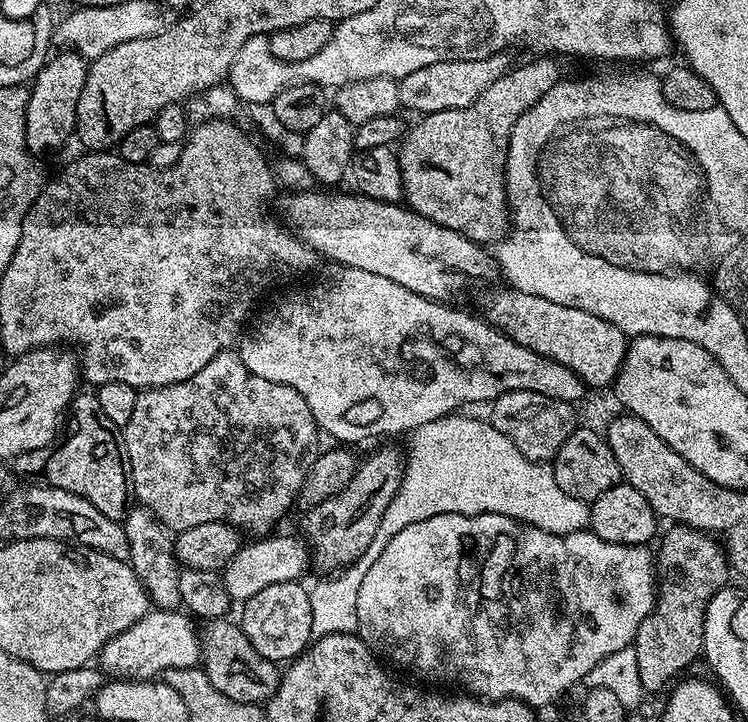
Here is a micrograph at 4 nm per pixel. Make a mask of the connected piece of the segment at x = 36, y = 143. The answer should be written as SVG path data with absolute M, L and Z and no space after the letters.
M60 50L57 53L57 56L55 53L45 60L40 73L30 84L24 137L28 151L32 154L52 152L62 147L68 139L73 139L76 130L78 97L82 94L82 86L86 86L89 61L71 50Z

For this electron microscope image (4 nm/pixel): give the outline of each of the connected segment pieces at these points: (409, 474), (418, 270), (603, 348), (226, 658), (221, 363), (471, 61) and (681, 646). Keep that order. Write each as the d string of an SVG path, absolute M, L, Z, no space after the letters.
M464 414L443 416L434 422L426 422L407 437L408 456L406 452L404 477L400 491L394 494L390 506L386 506L386 514L382 514L382 526L378 526L375 539L377 545L390 542L398 530L406 530L406 526L414 526L414 522L422 522L438 514L502 514L559 536L583 532L589 527L589 505L564 493L562 486L558 486L558 478L554 478L551 463L540 463L524 457L514 443L510 442L510 438L499 433L487 419L475 420L472 416L460 415Z
M340 190L289 191L284 194L288 196L280 200L281 213L279 212L283 223L291 228L304 244L310 245L323 259L325 256L326 259L333 260L333 265L370 270L370 274L390 278L390 282L398 282L398 286L406 286L406 290L414 290L414 294L441 302L455 301L455 296L462 295L468 284L474 283L475 280L497 279L498 269L493 253L463 232L446 230L438 226L438 222L422 218L422 214L412 211L403 203L391 204L363 194L351 196L348 192L336 191Z
M503 286L488 300L486 319L493 328L506 333L518 346L534 350L578 374L589 389L604 388L616 383L616 376L628 352L629 337L618 326L578 310L574 306L558 306L550 298L538 298L538 294L519 292L517 288Z
M235 619L210 620L203 627L199 629L202 667L210 683L221 694L226 694L226 698L234 698L234 702L263 705L268 701L280 685L281 665L270 658L262 658Z
M235 351L220 352L198 374L186 378L177 384L167 384L165 388L150 388L141 391L137 395L134 404L133 417L122 430L122 443L125 448L125 456L128 459L129 477L133 495L137 498L166 526L174 532L194 528L206 522L226 522L236 529L249 528L253 537L260 538L271 533L272 528L288 512L288 507L299 497L300 487L304 481L304 475L310 470L313 460L318 455L316 448L316 436L318 429L316 419L306 406L306 398L298 394L290 386L282 386L282 382L266 382L266 378L258 378L258 374L250 374L242 362L242 358Z
M508 52L490 54L490 58L466 58L450 62L434 62L434 66L422 66L414 74L406 74L399 80L400 103L405 109L427 114L438 110L462 110L470 102L478 102L479 96L498 78L509 75L514 67Z
M683 526L669 528L672 529L665 534L660 553L657 551L654 556L658 569L656 607L642 622L642 626L638 626L635 641L631 645L638 658L638 678L648 694L663 693L673 681L687 673L684 671L696 659L701 659L706 610L714 594L725 588L730 577L728 553L715 535Z

